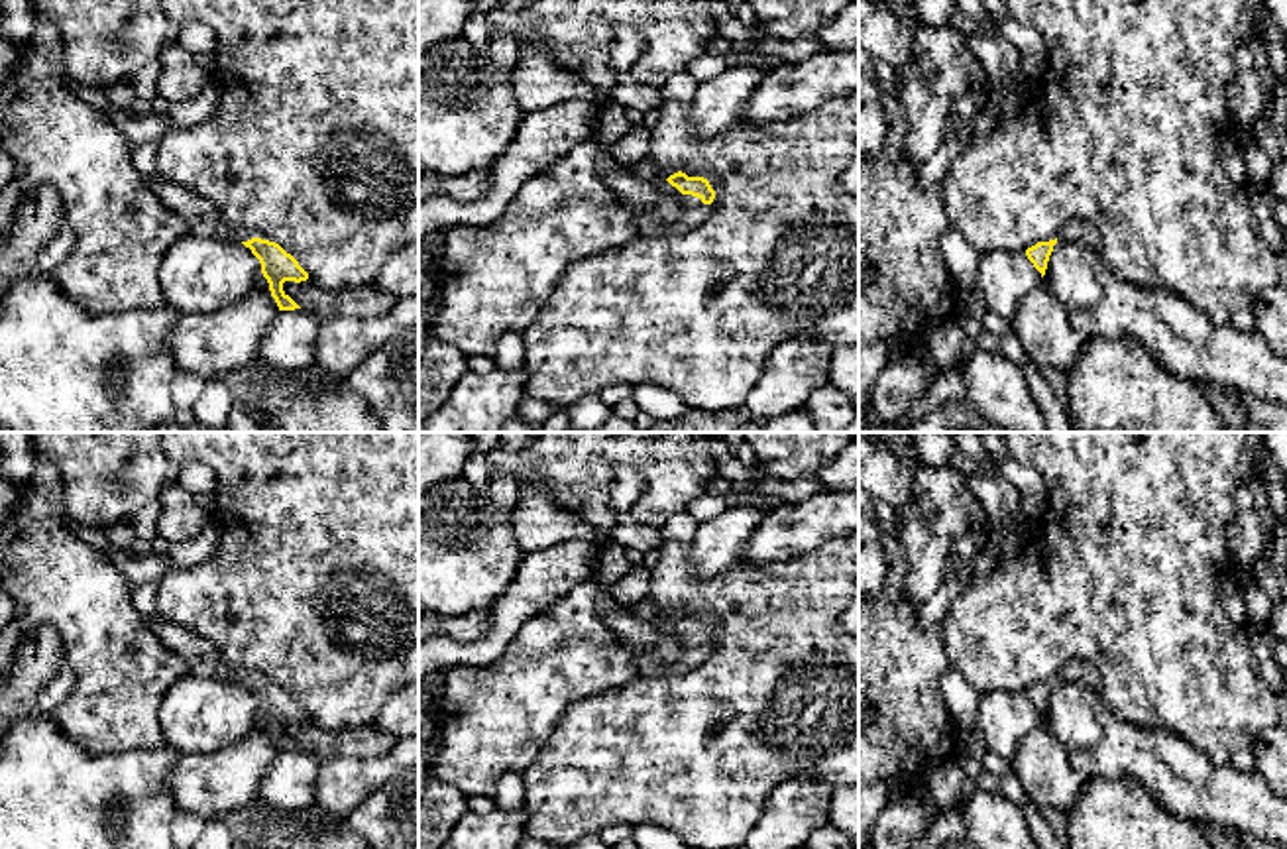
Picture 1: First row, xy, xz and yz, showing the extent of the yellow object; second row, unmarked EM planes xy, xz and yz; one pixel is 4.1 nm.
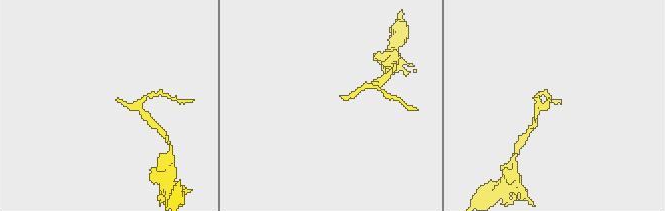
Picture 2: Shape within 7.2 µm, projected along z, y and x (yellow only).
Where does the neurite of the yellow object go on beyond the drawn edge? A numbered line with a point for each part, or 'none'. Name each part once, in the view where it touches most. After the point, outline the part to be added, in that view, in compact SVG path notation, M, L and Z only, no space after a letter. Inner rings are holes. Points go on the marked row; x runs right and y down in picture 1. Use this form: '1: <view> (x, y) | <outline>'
1: xz (694, 211) | M682 195L682 214L676 222L656 222L648 216L637 220L639 238L682 236L699 226L709 214L707 204L692 195Z

